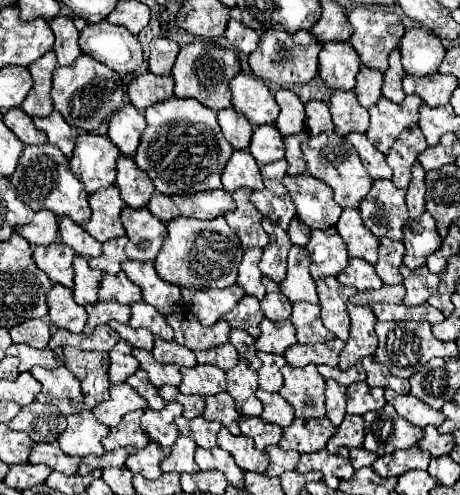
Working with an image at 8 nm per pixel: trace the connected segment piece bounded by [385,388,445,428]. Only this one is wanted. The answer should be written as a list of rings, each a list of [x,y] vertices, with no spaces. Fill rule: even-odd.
[[[385,388],[385,400],[411,424],[425,428],[427,424],[431,426],[439,426],[443,422],[443,412],[433,410],[429,406],[425,406],[425,402],[421,402],[419,398],[411,396],[411,394],[397,394],[391,388]]]

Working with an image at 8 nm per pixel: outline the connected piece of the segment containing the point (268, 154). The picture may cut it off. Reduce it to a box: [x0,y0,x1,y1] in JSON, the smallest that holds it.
[249,124,285,166]

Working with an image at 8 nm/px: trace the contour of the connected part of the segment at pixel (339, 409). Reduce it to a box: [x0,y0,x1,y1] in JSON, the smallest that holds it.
[325,380,345,426]

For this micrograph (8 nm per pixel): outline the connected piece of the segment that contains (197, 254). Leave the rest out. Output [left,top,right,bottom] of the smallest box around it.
[155,216,243,288]

